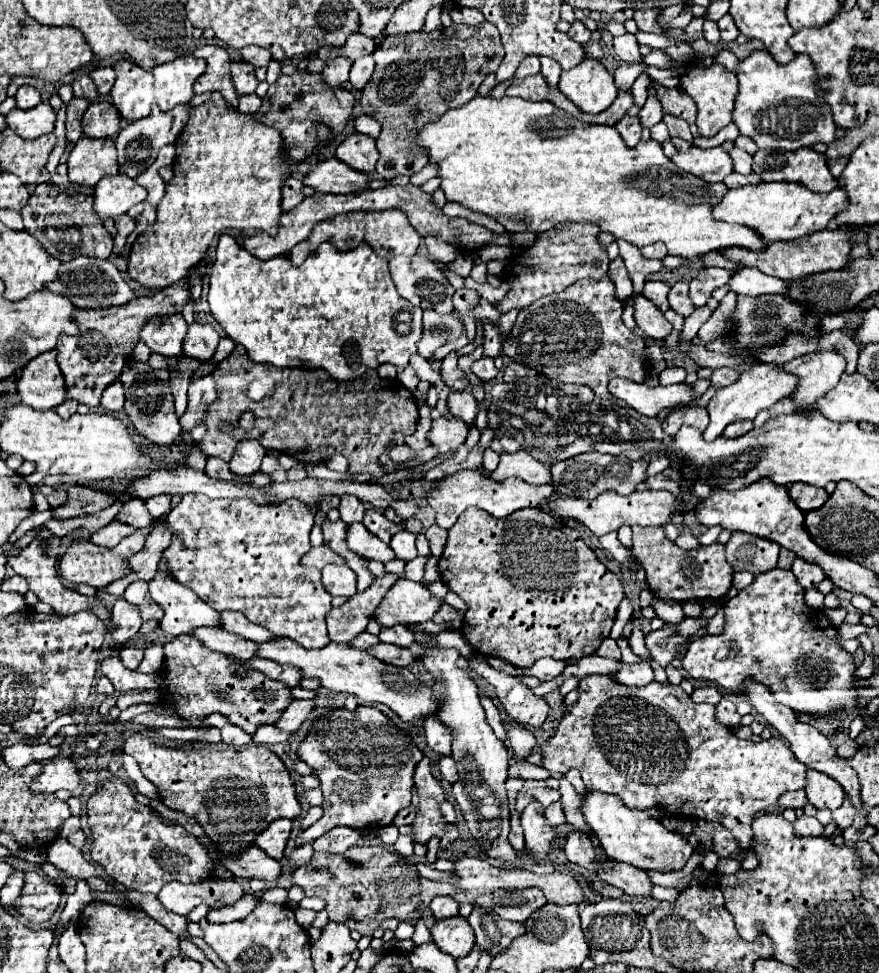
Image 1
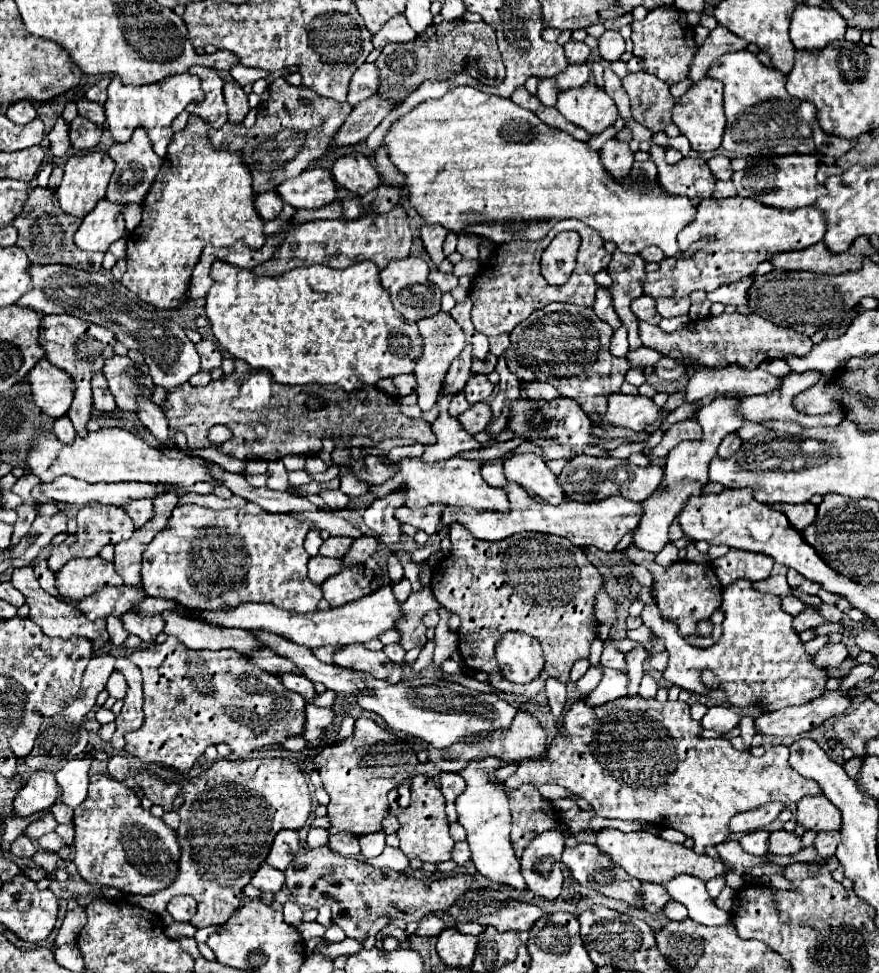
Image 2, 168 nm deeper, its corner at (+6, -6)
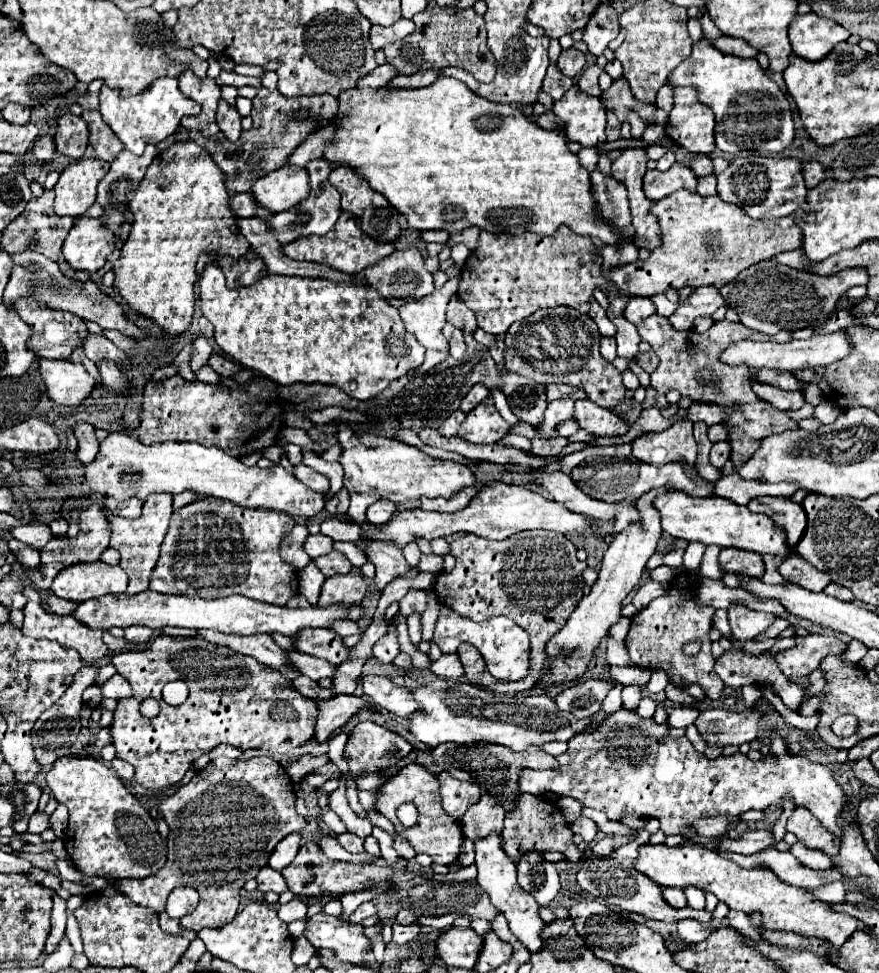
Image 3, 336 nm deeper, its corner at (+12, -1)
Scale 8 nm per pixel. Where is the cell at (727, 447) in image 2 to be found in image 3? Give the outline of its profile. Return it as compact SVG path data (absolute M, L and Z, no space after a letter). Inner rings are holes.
M727 442L713 444L713 448L711 448L711 464L715 468L723 468L727 464L727 460L729 460L729 452L731 452L731 448L729 448Z

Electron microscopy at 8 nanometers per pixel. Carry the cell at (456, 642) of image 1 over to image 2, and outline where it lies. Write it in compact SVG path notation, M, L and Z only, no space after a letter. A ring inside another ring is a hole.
M421 585L421 589L413 591L409 599L403 603L403 621L399 621L397 629L401 631L399 643L405 651L413 649L417 643L427 641L427 627L423 623L423 617L433 609L439 609L439 603L437 599L433 599L429 585Z

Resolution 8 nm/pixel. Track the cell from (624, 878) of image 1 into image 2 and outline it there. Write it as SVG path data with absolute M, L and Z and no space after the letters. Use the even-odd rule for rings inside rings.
M641 883L639 897L643 901L645 911L649 913L663 911L663 905L669 901L669 893L663 889L663 885L655 885L655 883Z

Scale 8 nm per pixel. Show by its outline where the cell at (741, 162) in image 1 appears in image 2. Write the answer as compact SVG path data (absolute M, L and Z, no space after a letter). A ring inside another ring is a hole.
M713 155L713 157L707 157L707 165L709 165L709 169L715 173L717 179L729 181L731 175L733 175L731 159L725 157L725 155Z

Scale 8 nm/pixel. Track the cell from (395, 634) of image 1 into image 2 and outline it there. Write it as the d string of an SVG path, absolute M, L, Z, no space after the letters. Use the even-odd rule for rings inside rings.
M393 643L393 645L385 645L383 647L385 655L393 661L393 663L403 663L403 657L405 657L405 649L399 645L399 643Z

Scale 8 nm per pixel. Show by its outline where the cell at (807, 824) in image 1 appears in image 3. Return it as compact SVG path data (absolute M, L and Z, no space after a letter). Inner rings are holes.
M753 830L753 832L745 832L737 840L729 838L727 834L721 836L717 850L749 856L749 854L757 854L757 852L769 848L769 846L773 846L773 834L767 832L767 830Z

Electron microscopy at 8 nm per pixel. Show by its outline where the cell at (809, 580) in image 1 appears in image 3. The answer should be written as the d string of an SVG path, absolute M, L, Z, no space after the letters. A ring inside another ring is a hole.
M791 554L787 556L781 566L779 566L779 574L793 584L799 584L811 592L823 592L825 586L831 582L831 578L827 574L821 574L815 566L811 566L803 556L799 554Z

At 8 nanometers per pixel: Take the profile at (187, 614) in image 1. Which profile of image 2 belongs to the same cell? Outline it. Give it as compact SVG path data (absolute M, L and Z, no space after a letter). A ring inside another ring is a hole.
M165 611L161 615L165 621L165 635L173 635L185 643L189 649L235 649L247 655L251 649L261 647L261 643L247 631L229 627L209 627L201 619L189 619L189 615L177 615L177 611Z

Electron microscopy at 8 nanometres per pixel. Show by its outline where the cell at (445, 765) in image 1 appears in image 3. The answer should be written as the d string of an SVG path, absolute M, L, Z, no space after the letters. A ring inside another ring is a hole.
M447 772L439 774L439 782L441 782L443 808L447 814L451 814L457 820L461 820L463 814L467 812L467 808L473 806L475 802L479 802L479 798L481 798L481 790L475 782L455 780Z

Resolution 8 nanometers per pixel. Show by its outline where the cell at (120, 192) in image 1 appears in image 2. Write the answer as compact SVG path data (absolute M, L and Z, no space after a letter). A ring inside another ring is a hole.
M101 199L77 229L77 247L85 251L107 251L109 245L125 233L125 207L125 203L109 203L109 199Z

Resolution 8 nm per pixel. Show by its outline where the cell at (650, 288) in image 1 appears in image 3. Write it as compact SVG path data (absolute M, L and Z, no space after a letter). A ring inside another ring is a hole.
M631 296L627 306L625 306L625 310L623 310L623 316L629 322L633 322L633 324L649 318L651 314L655 314L655 304L649 298L635 298L635 296Z

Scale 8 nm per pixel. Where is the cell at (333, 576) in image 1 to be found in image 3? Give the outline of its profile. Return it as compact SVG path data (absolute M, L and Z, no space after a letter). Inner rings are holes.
M343 574L343 576L331 576L325 580L321 588L319 606L345 606L351 608L361 604L363 596L367 592L365 578L359 574Z

